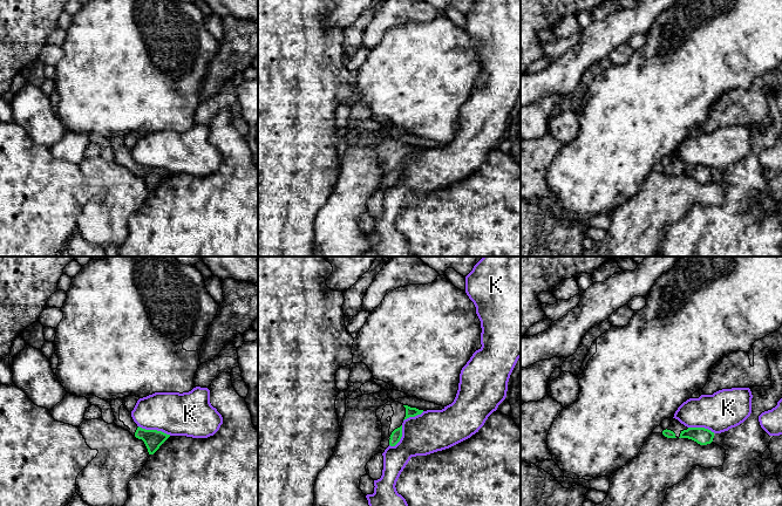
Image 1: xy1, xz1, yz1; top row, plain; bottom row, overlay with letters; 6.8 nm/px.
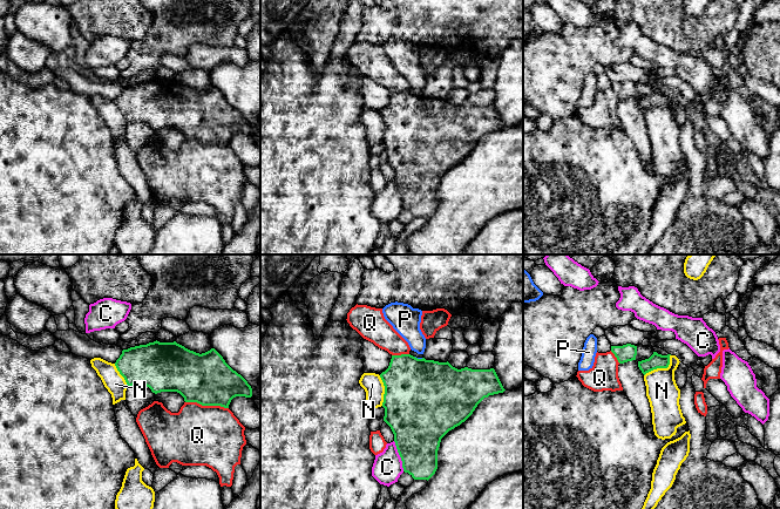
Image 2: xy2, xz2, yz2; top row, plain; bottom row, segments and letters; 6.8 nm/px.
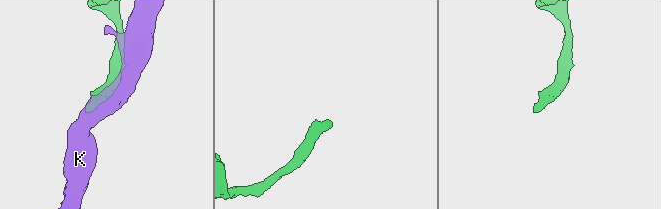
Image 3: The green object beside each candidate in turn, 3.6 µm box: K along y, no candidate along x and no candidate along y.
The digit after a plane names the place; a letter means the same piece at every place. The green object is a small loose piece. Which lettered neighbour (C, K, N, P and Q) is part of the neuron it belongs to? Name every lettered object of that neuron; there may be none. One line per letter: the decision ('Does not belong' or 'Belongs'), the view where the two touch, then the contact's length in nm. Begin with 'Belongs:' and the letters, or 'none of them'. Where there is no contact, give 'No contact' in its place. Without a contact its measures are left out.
Belongs: none of them
C: Does not belong. Touches green in xz2. Shared border 220 nm
K: Does not belong. Touches green in xy1. Shared border 240 nm
N: Does not belong. Touches green in yz2. Shared border 240 nm
P: Does not belong. Touches green in xz2. Shared border 60 nm
Q: Does not belong. Touches green in xy2. Shared border 300 nm

